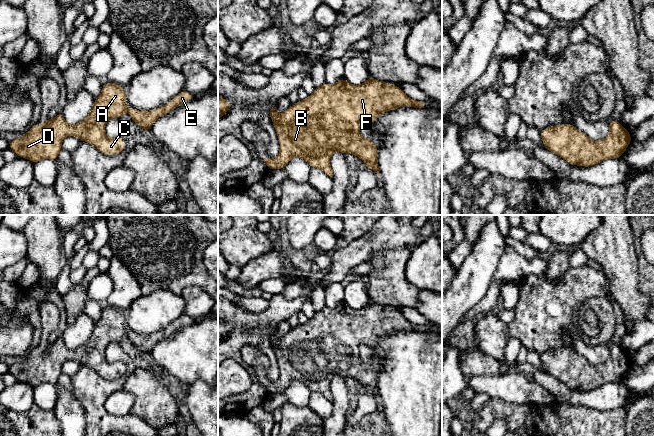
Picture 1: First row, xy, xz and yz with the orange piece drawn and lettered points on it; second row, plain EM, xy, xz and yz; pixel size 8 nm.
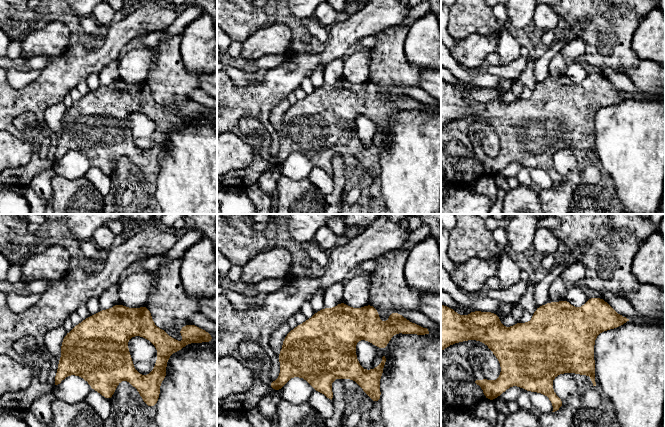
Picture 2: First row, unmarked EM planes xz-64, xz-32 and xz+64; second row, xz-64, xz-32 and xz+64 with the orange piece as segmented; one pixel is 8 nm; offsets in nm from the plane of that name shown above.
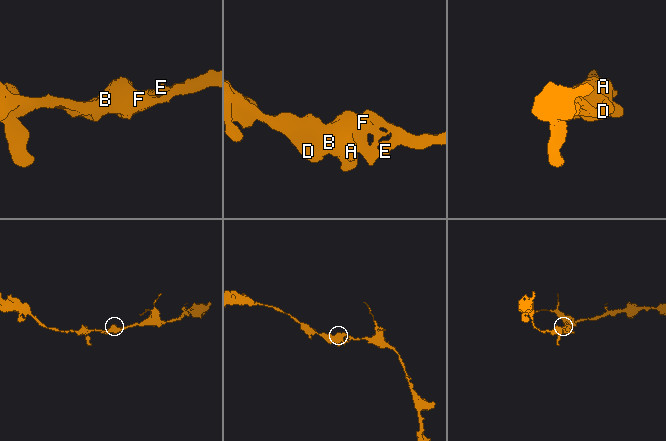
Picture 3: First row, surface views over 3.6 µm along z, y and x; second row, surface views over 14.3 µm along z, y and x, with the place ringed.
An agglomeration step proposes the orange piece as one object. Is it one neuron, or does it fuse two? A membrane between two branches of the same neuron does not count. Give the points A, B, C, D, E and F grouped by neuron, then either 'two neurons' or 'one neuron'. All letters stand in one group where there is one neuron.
A B C D E F; one neuron

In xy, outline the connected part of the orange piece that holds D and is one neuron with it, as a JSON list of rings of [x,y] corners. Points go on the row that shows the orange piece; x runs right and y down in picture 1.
[[[108,81],[102,85],[101,94],[94,98],[94,105],[88,116],[76,125],[68,124],[59,112],[45,123],[32,126],[28,132],[9,141],[9,148],[18,157],[26,158],[32,163],[43,159],[56,161],[62,141],[67,136],[74,136],[85,141],[108,156],[120,154],[125,146],[121,137],[108,138],[105,132],[106,123],[112,118],[120,118],[126,111],[130,118],[146,133],[161,116],[170,113],[176,106],[193,99],[193,95],[182,90],[167,104],[143,112],[130,106],[127,108],[126,88]]]

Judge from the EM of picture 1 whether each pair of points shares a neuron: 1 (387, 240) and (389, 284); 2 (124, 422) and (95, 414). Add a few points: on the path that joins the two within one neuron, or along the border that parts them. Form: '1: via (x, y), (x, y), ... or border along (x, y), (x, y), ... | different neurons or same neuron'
1: border along (406, 245), (384, 248), (375, 253), (367, 262) | different neurons
2: via (117, 422), (109, 422), (102, 415) | same neuron

